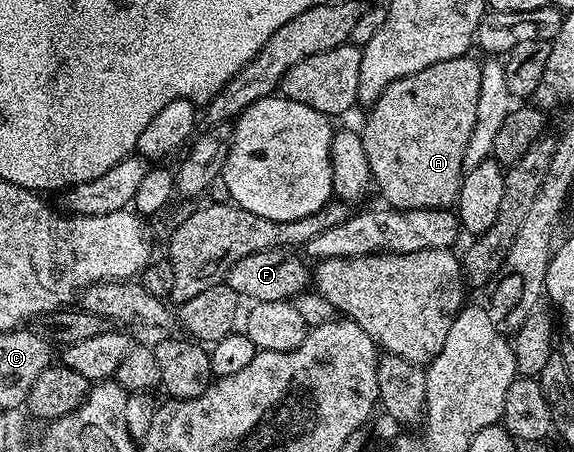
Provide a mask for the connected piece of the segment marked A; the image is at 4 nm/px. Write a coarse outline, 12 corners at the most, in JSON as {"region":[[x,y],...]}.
{"region":[[481,63],[390,83],[361,134],[396,211],[456,206]]}

